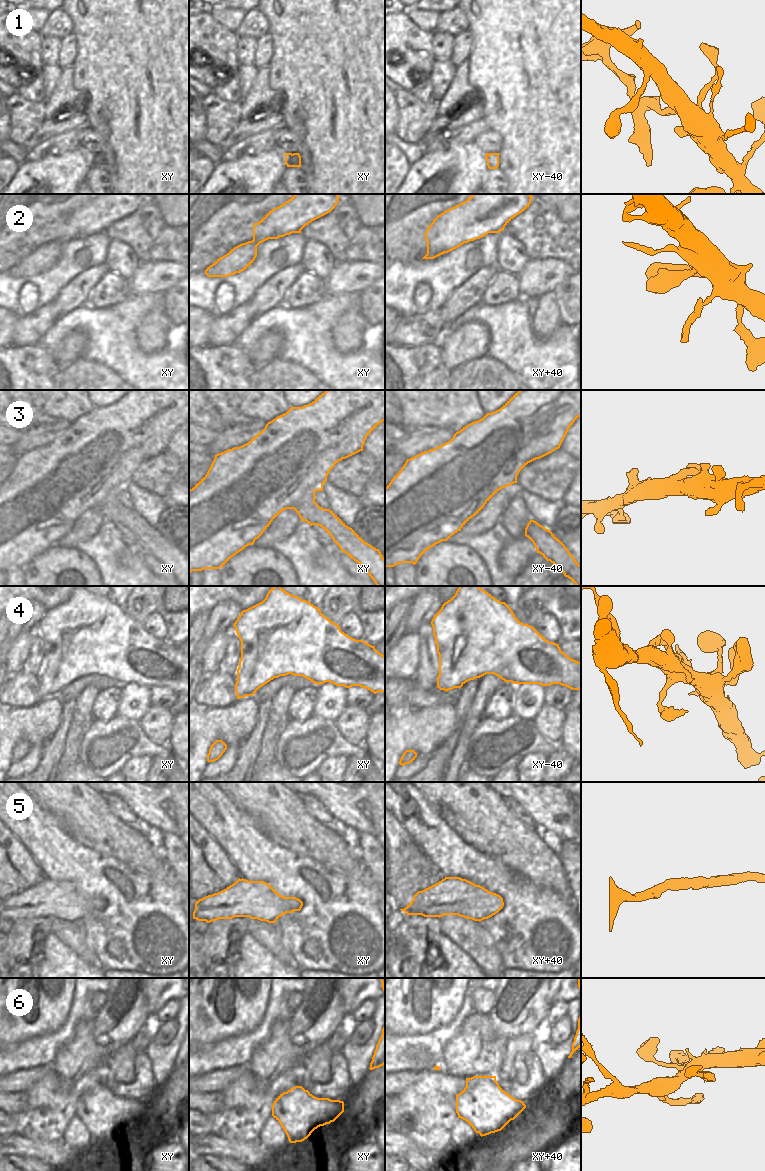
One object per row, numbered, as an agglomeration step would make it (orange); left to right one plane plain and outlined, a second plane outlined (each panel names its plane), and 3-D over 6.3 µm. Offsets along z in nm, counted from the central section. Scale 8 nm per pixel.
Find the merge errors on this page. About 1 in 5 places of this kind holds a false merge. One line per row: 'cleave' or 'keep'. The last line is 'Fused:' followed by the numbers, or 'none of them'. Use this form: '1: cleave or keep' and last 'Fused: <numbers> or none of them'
1: cleave
2: keep
3: keep
4: keep
5: keep
6: keep
Fused: 1

